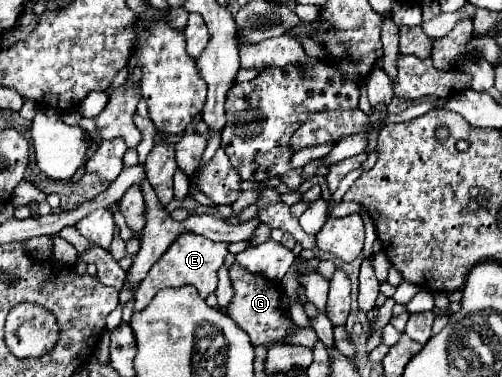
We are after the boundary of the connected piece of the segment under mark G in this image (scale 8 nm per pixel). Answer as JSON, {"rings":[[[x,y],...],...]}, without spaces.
{"rings":[[[237,262],[229,268],[229,276],[231,276],[235,294],[233,294],[231,304],[225,308],[227,316],[233,318],[249,334],[253,346],[269,348],[273,344],[285,344],[285,338],[293,332],[293,322],[285,316],[285,312],[281,308],[281,296],[283,296],[281,286],[277,282],[267,280],[265,276],[245,270]]]}

